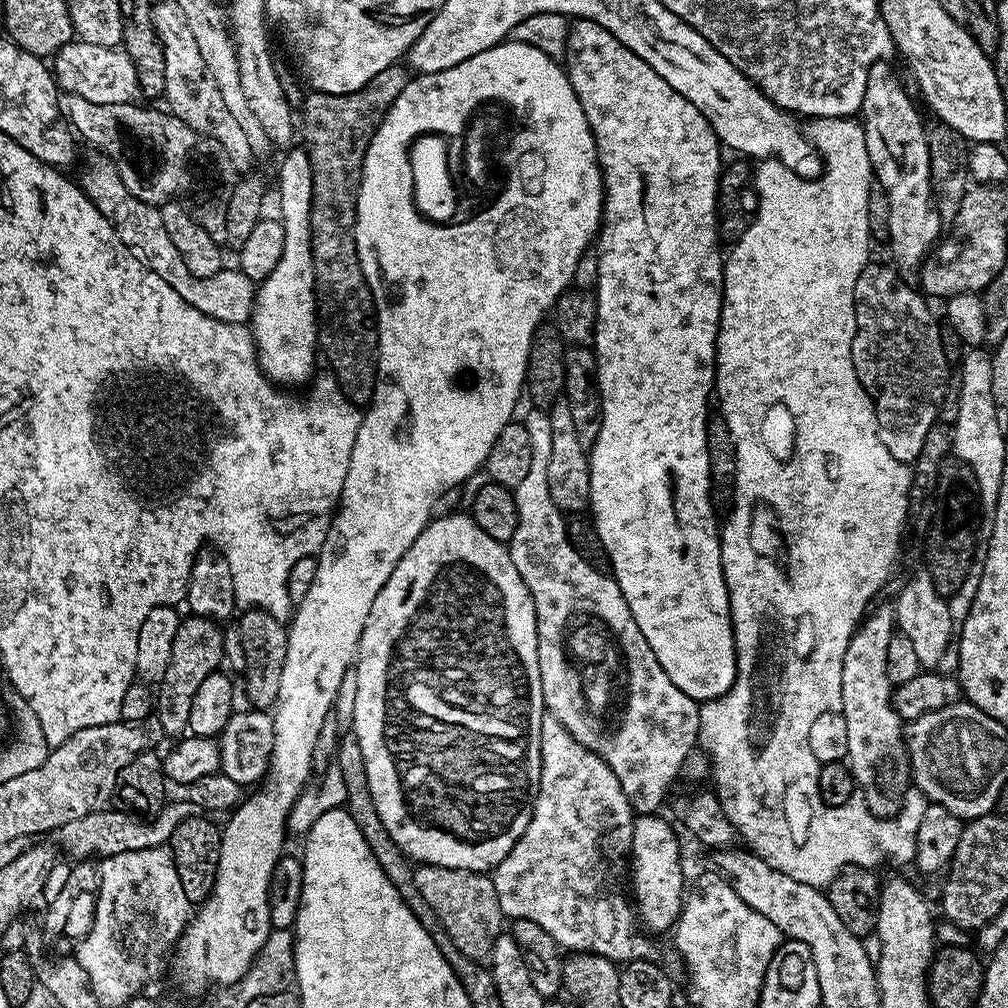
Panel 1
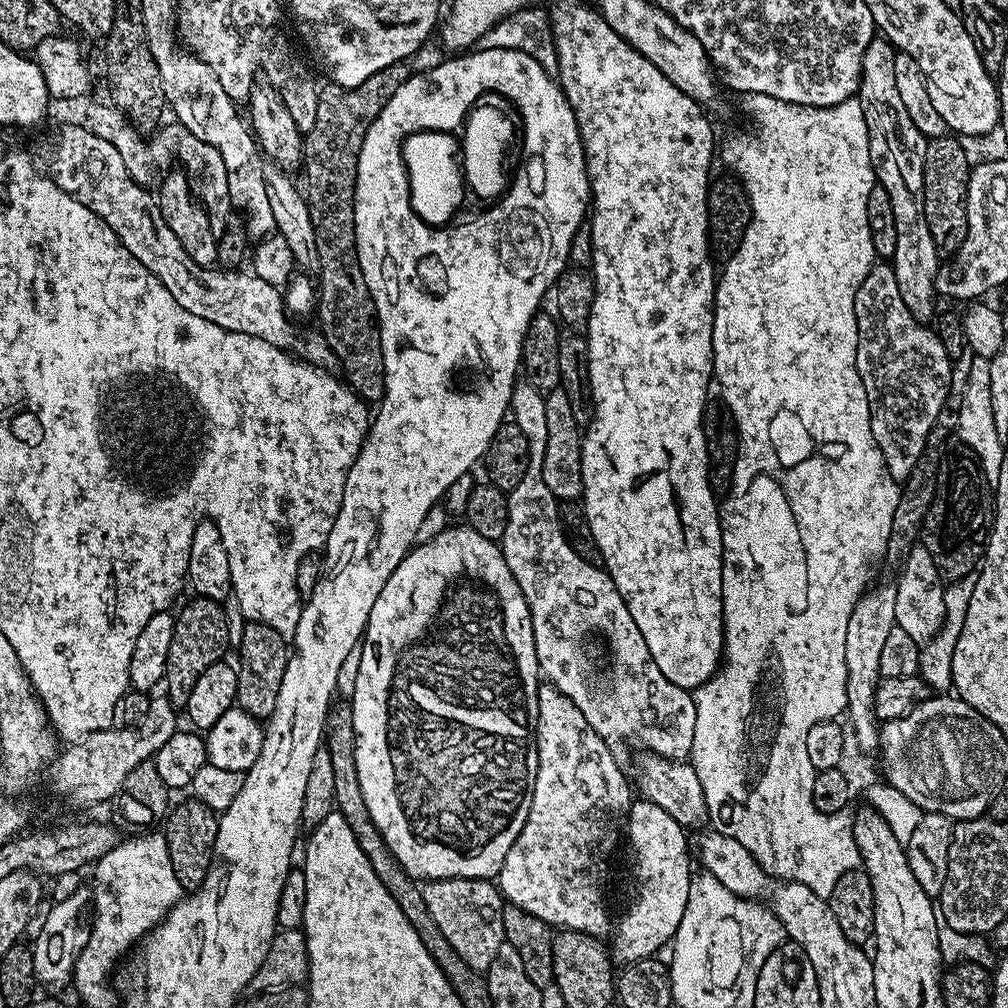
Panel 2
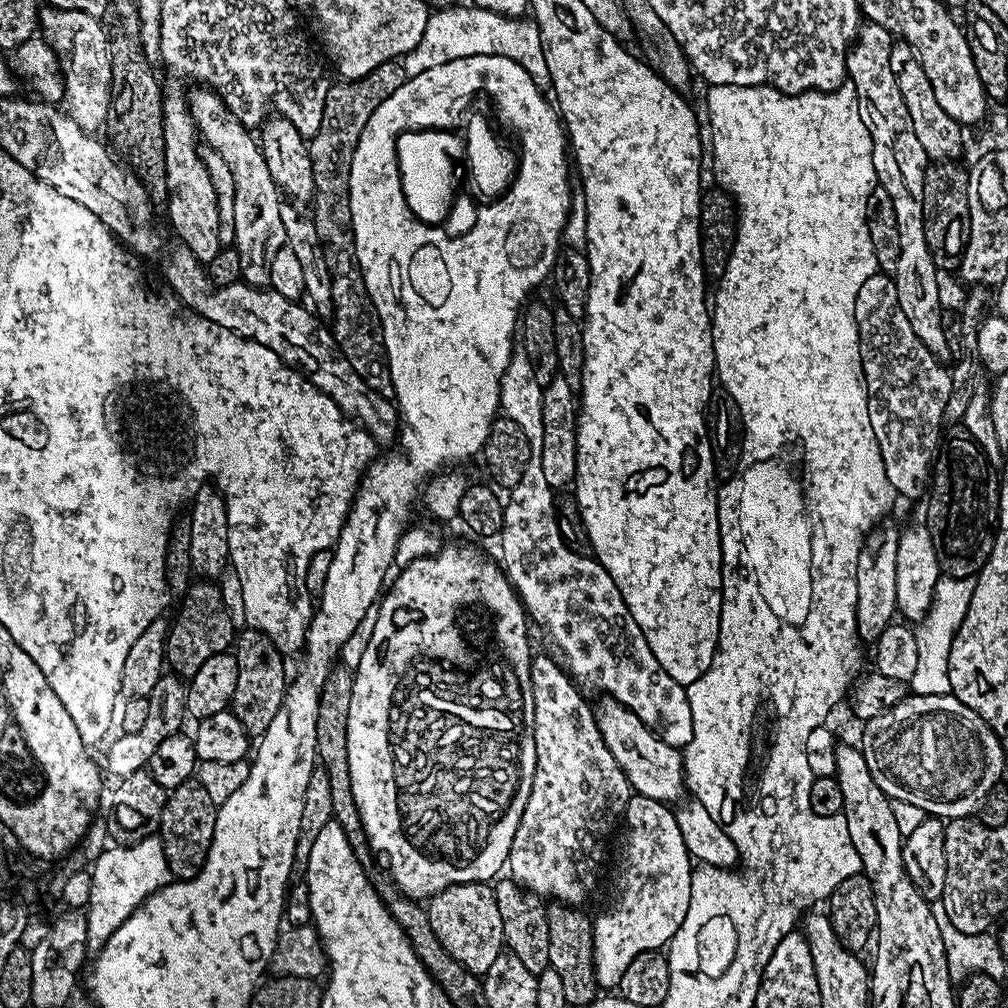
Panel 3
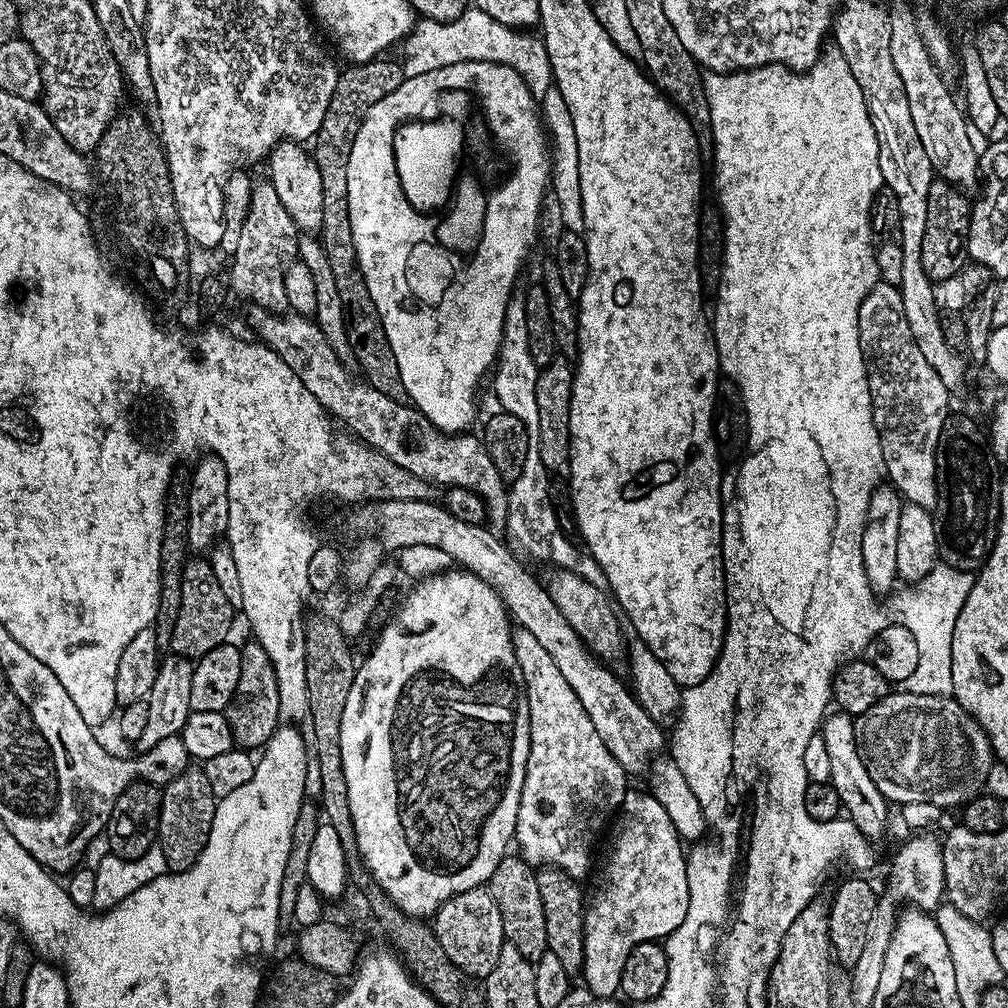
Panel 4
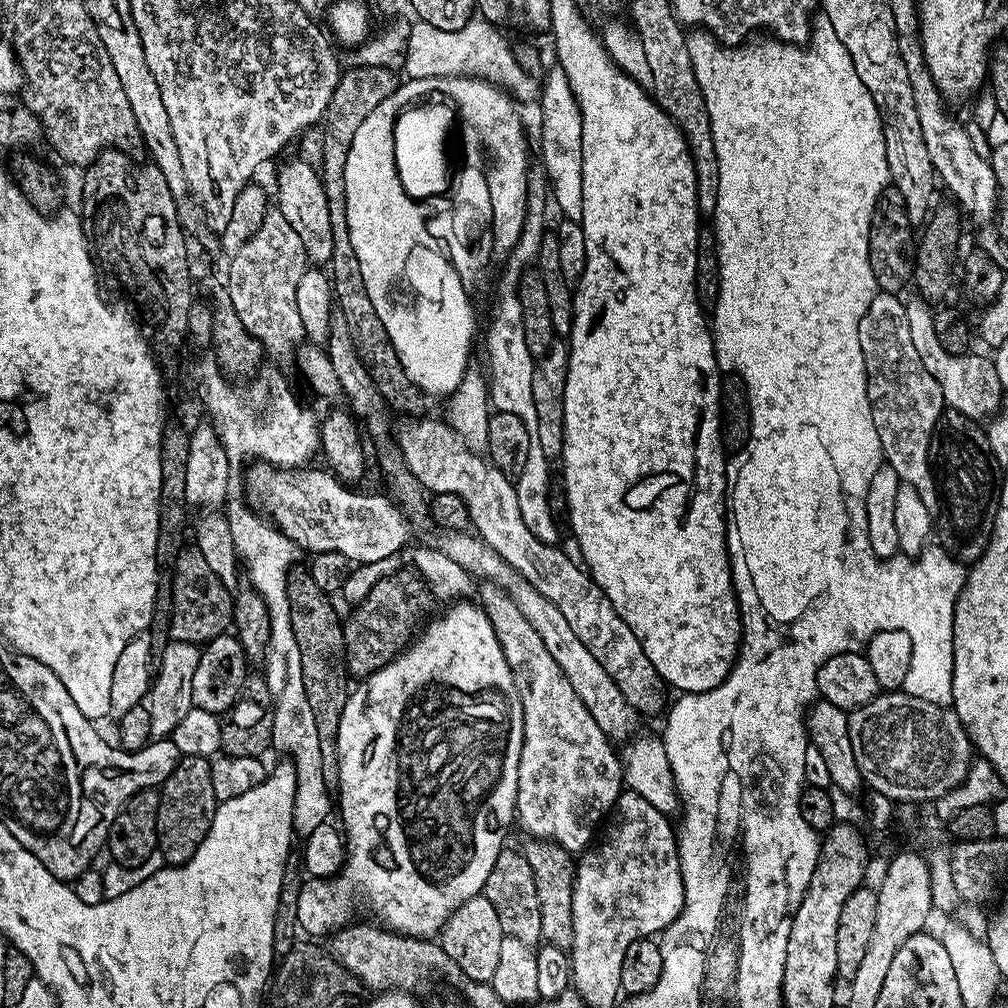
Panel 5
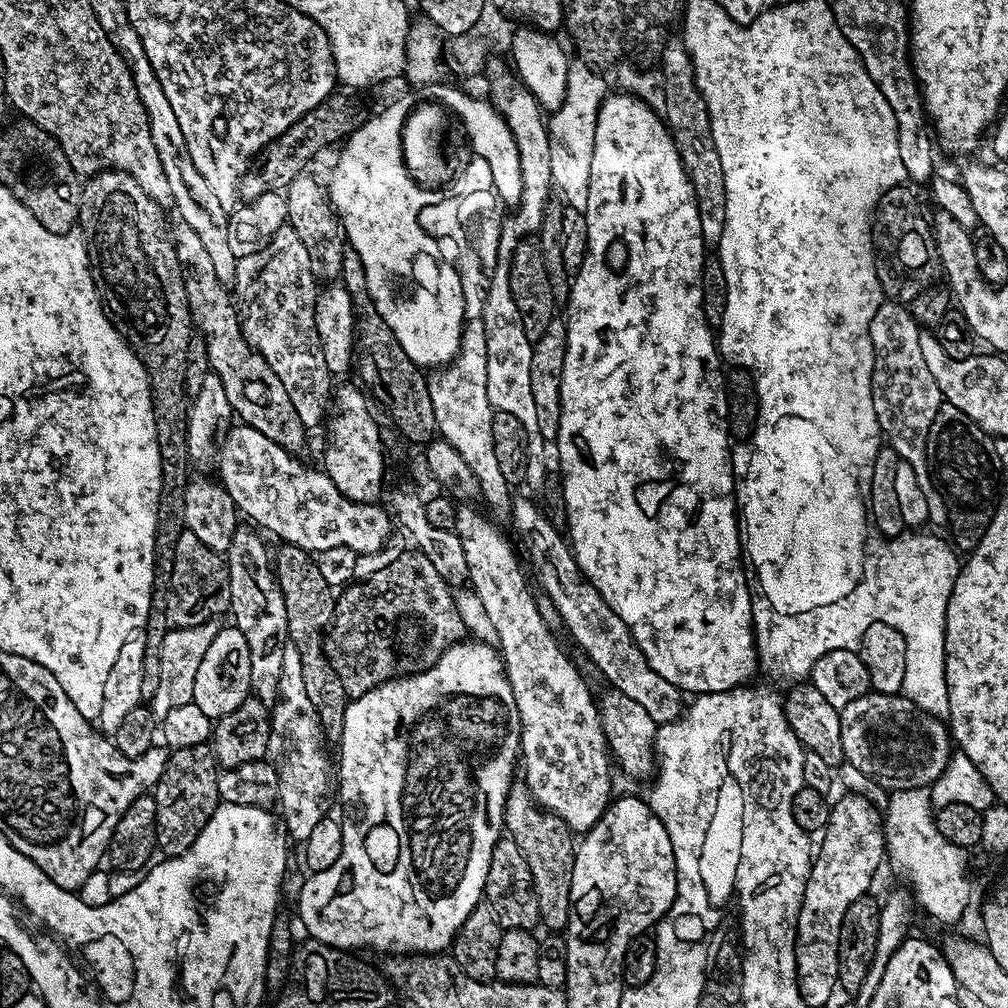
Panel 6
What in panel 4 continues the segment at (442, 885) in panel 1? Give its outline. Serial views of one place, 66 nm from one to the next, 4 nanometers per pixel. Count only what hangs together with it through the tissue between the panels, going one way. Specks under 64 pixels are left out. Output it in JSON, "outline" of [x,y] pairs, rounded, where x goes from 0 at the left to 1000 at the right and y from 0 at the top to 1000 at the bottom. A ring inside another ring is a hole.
{"outline":[[[480,879],[467,881],[443,893],[431,907],[427,920],[433,926],[438,942],[442,942],[442,950],[446,950],[446,954],[450,954],[454,962],[458,962],[472,974],[478,974],[484,969],[486,962],[490,962],[494,946],[502,936],[498,907],[494,907],[494,899]]]}

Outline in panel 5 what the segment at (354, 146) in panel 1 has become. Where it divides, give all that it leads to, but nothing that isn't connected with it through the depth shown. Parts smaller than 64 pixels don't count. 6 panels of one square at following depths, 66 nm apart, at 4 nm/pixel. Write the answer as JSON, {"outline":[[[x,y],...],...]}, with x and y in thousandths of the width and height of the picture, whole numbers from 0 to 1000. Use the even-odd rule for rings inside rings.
{"outline":[[[357,63],[338,74],[335,85],[325,102],[324,112],[319,120],[321,127],[321,167],[319,163],[319,178],[323,196],[327,204],[327,224],[331,228],[331,252],[327,259],[327,277],[329,289],[331,291],[332,301],[335,308],[340,311],[343,319],[346,320],[347,331],[350,333],[351,343],[354,345],[355,353],[366,368],[367,375],[370,376],[371,383],[378,389],[384,404],[390,410],[400,411],[402,414],[416,414],[422,407],[421,400],[423,394],[417,388],[415,382],[407,379],[403,367],[399,367],[397,353],[391,347],[391,339],[387,339],[387,331],[383,331],[383,323],[379,323],[379,315],[375,315],[375,308],[371,308],[371,300],[367,300],[367,292],[363,292],[363,280],[361,279],[361,269],[359,264],[355,264],[355,252],[351,252],[351,244],[347,236],[347,228],[343,224],[343,181],[341,180],[341,170],[343,169],[343,157],[347,153],[347,145],[351,141],[351,133],[355,133],[355,125],[363,121],[367,109],[371,109],[387,93],[391,93],[395,86],[394,72],[388,67],[379,65],[367,65],[366,63]]]}

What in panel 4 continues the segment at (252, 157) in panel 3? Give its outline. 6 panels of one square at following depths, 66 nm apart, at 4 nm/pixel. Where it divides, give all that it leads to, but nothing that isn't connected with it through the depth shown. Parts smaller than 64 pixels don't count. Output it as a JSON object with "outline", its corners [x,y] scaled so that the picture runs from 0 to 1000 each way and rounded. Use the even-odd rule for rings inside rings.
{"outline":[[[267,178],[251,184],[240,230],[234,250],[229,253],[226,280],[232,292],[246,296],[246,300],[273,311],[286,306],[283,288],[283,270],[295,257],[297,226],[284,211],[280,198]]]}

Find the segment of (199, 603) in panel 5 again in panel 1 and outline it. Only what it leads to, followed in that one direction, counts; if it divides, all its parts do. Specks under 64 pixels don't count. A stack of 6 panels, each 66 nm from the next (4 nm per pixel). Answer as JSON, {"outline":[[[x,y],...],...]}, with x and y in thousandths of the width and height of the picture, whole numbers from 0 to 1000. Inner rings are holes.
{"outline":[[[184,610],[177,621],[177,629],[173,629],[173,642],[169,645],[169,661],[165,661],[165,669],[157,677],[153,687],[153,706],[163,717],[163,726],[170,732],[179,732],[187,726],[188,716],[188,700],[192,697],[192,688],[200,676],[210,667],[219,662],[222,655],[222,629],[219,620],[213,615],[206,615],[202,611]]]}

